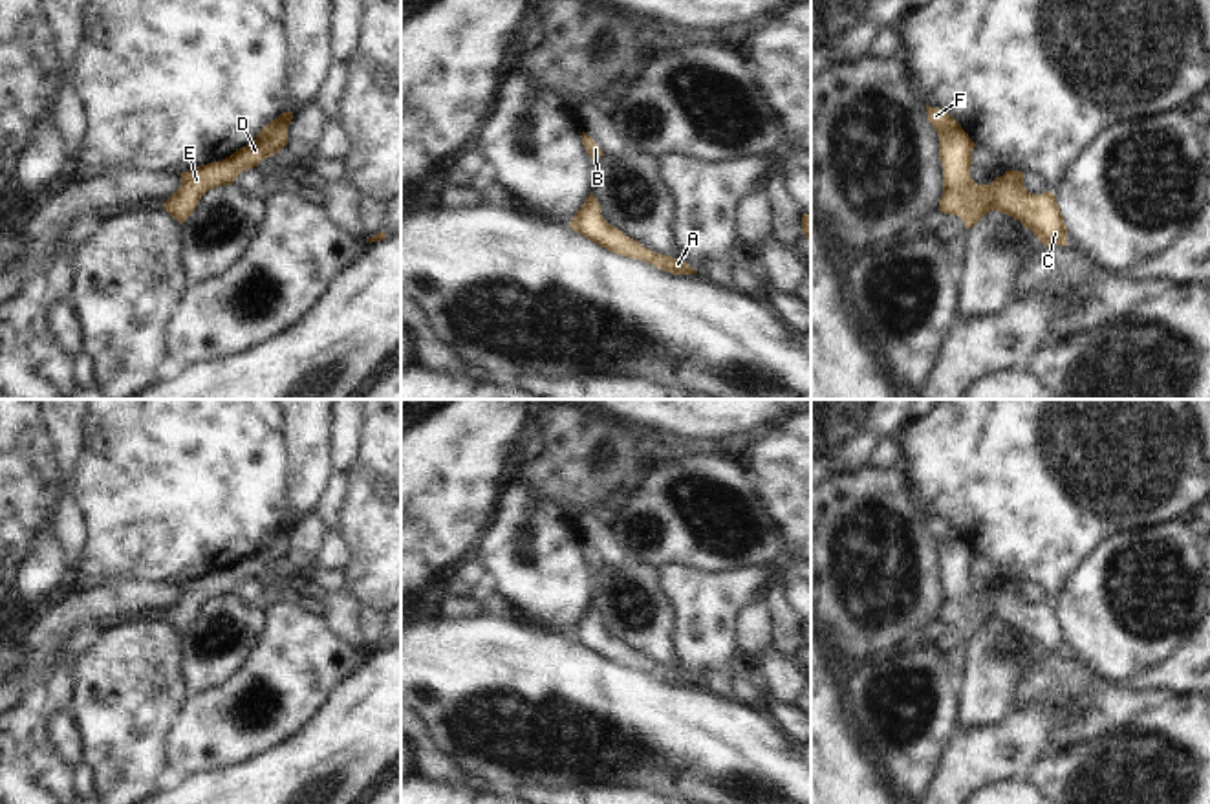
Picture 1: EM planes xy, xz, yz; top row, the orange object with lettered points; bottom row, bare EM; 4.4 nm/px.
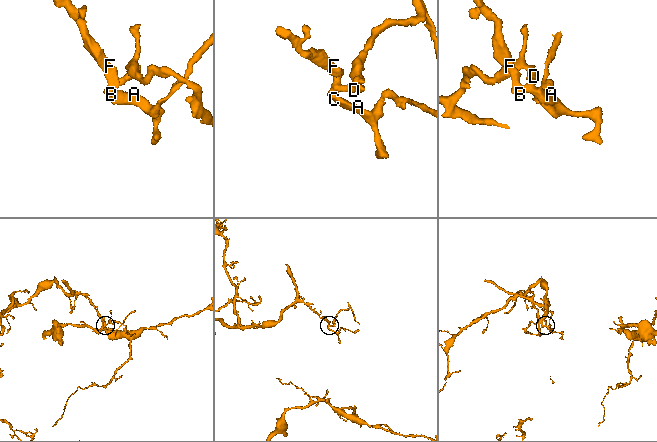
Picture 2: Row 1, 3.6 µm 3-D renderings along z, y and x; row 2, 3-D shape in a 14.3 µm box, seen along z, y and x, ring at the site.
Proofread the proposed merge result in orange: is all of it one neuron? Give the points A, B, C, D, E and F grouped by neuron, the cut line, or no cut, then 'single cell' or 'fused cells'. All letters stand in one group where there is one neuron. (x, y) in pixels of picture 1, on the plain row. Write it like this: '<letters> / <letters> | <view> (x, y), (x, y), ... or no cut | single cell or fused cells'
A B C D E F | no cut | single cell

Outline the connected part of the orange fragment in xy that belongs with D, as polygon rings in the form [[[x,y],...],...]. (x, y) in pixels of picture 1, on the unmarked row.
[[[293,522],[280,524],[260,540],[256,549],[229,568],[181,582],[181,595],[163,614],[165,621],[183,636],[207,601],[232,595],[240,582],[258,577],[262,570],[282,560],[287,555],[287,537],[291,529]]]

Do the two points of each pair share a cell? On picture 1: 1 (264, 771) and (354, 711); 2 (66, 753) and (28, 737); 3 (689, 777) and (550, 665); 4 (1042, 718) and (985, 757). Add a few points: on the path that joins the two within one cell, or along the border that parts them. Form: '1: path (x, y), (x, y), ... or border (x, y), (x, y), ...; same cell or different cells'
1: path (286, 771), (293, 771), (332, 733); same cell
2: border (44, 720), (50, 746), (72, 770); different cells
3: path (654, 742), (641, 731), (601, 717), (584, 700); same cell
4: path (1027, 733), (1011, 748), (1000, 751); same cell

